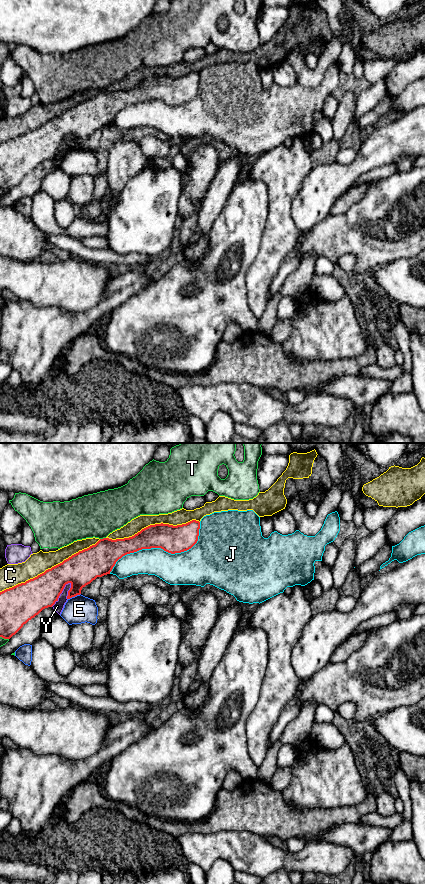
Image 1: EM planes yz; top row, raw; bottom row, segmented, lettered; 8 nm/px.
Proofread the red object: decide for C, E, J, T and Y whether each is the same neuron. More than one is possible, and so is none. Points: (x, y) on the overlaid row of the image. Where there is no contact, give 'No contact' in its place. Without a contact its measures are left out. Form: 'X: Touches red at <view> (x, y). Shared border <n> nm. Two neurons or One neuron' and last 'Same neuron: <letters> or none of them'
C: Touches red at yz (51, 568). Shared border 900 nm. Two neurons
E: Touches red at yz (74, 596). Shared border 120 nm. Two neurons
J: Touches red at yz (160, 547). Shared border 850 nm. Two neurons
T: Touches red at yz (103, 538). Shared border 50 nm. Two neurons
Y: Touches red at yz (61, 592). Shared border 260 nm. Two neurons
Same neuron: none of them

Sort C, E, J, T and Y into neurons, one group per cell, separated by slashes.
C / E / J / T / Y

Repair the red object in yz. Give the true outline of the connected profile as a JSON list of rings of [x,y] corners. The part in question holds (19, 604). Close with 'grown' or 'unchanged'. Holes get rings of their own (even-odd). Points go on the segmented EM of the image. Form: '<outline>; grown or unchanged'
[[[192,520],[177,526],[163,523],[150,525],[129,538],[116,540],[103,538],[37,577],[0,592],[0,637],[10,639],[43,609],[52,607],[58,601],[66,584],[71,584],[67,596],[67,599],[70,599],[80,595],[82,588],[97,577],[110,574],[116,562],[127,554],[151,548],[161,548],[171,554],[187,551],[197,543],[199,529],[200,522]]]; unchanged

